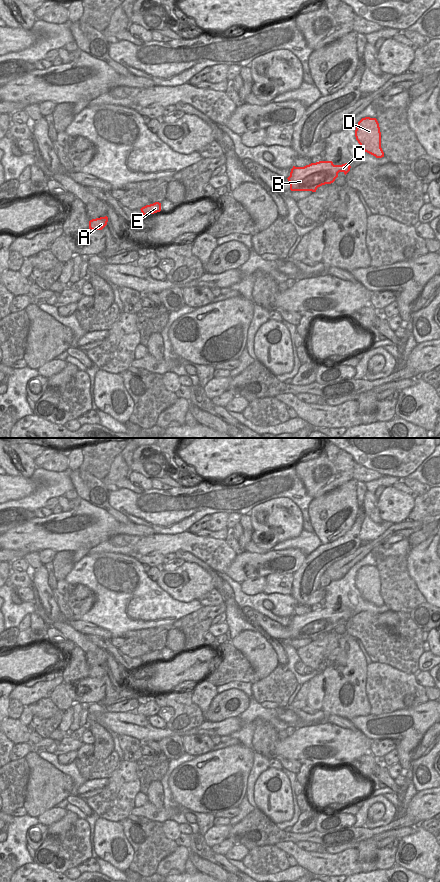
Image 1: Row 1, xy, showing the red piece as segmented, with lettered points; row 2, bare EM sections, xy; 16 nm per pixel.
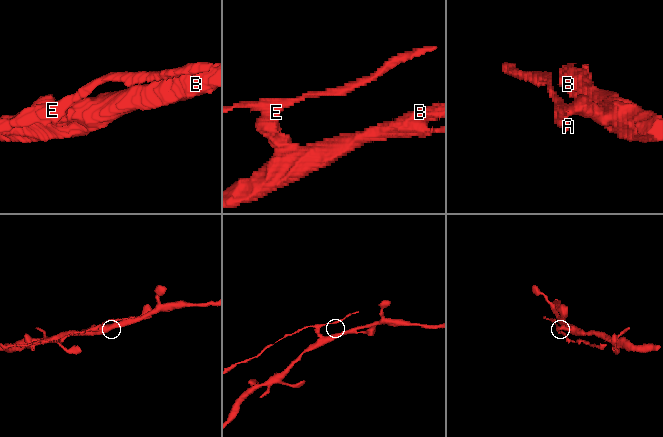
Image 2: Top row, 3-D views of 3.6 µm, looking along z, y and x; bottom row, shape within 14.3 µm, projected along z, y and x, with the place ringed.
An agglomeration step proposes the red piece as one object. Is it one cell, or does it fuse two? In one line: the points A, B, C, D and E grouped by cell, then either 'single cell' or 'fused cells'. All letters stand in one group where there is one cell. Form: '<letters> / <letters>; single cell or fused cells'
A / B C D E; fused cells

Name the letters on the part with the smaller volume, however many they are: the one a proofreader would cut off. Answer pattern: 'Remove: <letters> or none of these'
Remove: A

